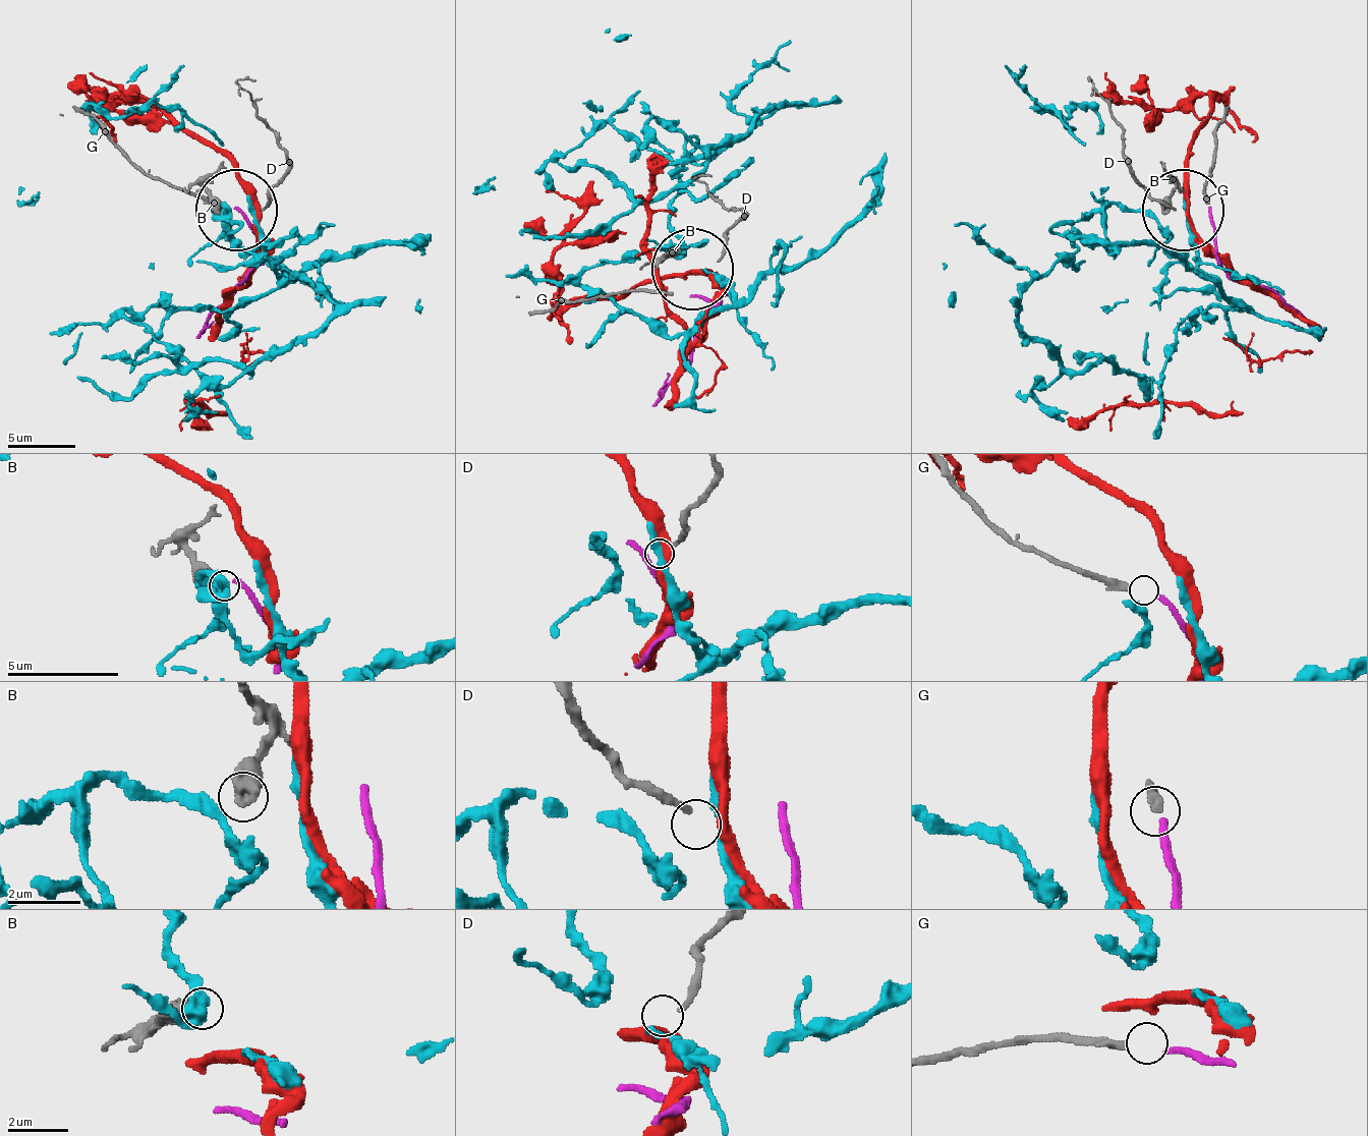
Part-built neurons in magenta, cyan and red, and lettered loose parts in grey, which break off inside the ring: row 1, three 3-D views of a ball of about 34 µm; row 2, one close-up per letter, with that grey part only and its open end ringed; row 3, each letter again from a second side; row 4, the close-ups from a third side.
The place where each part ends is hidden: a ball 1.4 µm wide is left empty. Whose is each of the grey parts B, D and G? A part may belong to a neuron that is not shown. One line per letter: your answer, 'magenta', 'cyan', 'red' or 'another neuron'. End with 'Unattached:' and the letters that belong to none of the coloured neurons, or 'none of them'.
B: another neuron
D: another neuron
G: magenta
Unattached: B, D

